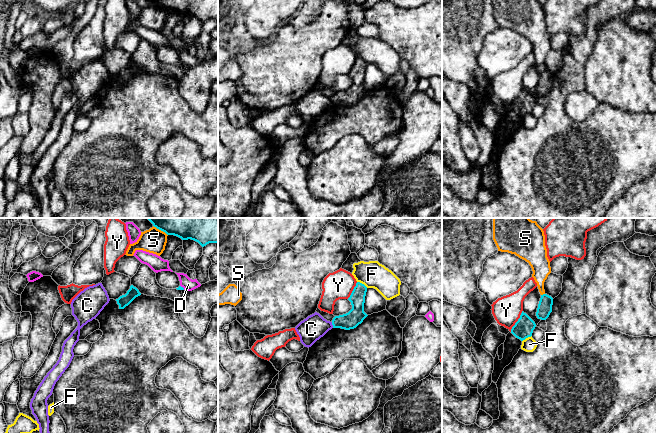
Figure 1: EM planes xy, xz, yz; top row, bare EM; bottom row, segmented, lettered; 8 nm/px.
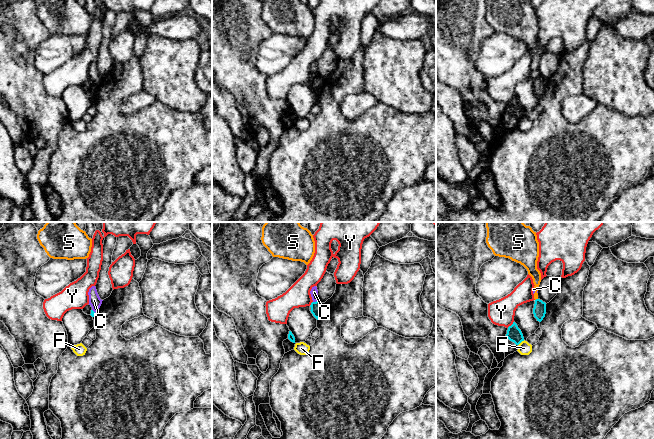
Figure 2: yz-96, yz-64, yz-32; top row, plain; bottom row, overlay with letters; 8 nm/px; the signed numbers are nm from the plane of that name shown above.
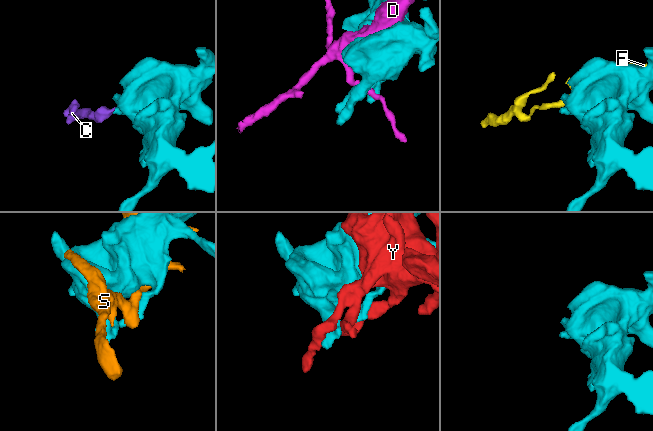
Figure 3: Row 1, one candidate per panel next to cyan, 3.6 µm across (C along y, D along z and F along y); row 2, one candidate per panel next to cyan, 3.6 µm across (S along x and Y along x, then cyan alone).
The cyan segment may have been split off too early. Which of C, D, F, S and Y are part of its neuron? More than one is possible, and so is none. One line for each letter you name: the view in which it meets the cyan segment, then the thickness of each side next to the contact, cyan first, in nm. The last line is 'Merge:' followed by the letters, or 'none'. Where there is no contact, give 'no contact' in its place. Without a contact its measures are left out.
Merge: none

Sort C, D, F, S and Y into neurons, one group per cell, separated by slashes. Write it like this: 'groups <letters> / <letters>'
groups C S / D / F / Y

